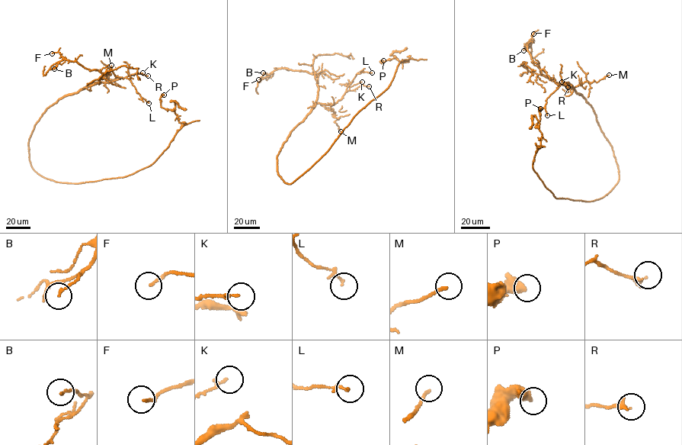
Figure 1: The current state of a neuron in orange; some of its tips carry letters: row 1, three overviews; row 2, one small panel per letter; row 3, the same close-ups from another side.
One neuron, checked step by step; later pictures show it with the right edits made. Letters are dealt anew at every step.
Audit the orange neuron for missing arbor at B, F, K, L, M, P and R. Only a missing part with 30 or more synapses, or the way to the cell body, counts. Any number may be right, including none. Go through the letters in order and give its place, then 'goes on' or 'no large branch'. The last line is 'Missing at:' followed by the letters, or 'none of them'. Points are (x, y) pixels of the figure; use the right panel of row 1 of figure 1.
B: at (523, 50); no large branch
F: at (533, 33); no large branch
K: at (561, 82); no large branch
L: at (547, 115); no large branch
M: at (609, 75); no large branch
P: at (540, 108); no large branch
R: at (568, 87); no large branch
Missing at: none of them

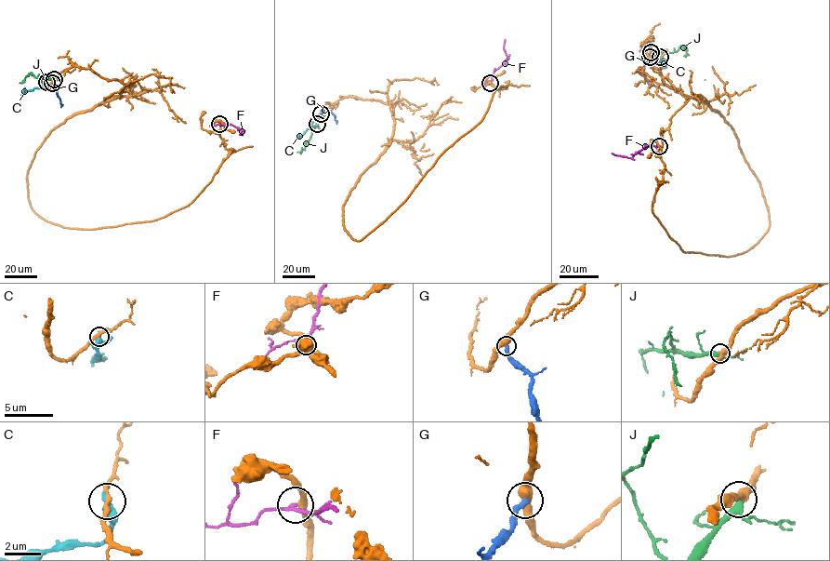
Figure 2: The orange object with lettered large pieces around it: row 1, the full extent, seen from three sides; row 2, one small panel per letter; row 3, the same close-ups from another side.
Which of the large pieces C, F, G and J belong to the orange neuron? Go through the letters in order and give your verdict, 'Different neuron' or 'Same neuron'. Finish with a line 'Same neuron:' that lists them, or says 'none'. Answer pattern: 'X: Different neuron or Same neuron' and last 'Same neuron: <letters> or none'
C: Different neuron
F: Different neuron
G: Different neuron
J: Same neuron
Same neuron: J

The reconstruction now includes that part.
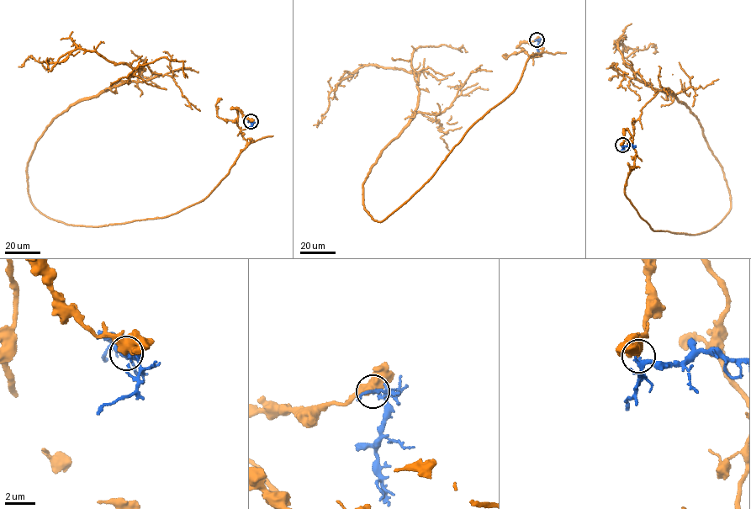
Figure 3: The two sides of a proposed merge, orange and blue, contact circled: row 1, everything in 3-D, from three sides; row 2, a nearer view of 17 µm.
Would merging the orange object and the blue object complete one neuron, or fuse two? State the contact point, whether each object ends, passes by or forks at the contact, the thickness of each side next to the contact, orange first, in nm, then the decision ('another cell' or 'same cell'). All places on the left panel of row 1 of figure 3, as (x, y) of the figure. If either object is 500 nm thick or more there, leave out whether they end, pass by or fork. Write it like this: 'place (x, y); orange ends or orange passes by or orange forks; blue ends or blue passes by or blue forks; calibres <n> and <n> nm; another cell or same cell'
place (251, 121); calibres 750 and 100 nm; another cell

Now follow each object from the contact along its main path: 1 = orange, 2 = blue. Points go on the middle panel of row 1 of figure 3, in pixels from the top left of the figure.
1: (536, 39), (510, 93), (382, 220), (362, 187), (418, 75), (360, 66), (313, 125)
2: (536, 39), (538, 53)

